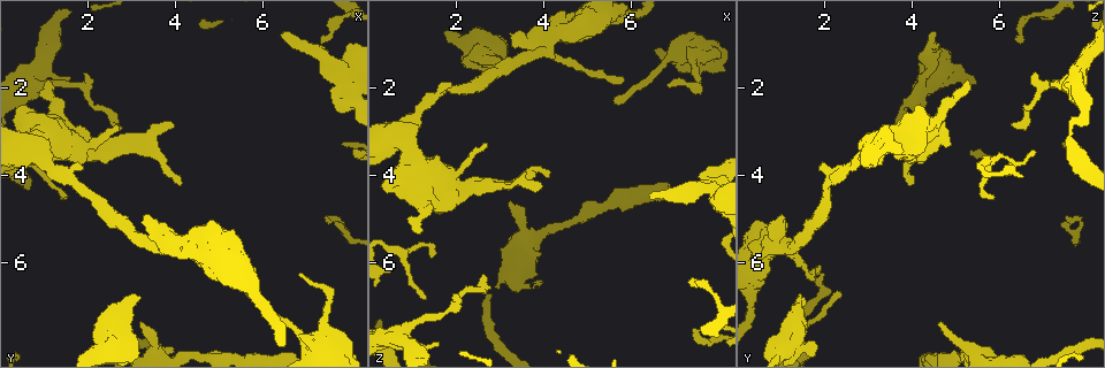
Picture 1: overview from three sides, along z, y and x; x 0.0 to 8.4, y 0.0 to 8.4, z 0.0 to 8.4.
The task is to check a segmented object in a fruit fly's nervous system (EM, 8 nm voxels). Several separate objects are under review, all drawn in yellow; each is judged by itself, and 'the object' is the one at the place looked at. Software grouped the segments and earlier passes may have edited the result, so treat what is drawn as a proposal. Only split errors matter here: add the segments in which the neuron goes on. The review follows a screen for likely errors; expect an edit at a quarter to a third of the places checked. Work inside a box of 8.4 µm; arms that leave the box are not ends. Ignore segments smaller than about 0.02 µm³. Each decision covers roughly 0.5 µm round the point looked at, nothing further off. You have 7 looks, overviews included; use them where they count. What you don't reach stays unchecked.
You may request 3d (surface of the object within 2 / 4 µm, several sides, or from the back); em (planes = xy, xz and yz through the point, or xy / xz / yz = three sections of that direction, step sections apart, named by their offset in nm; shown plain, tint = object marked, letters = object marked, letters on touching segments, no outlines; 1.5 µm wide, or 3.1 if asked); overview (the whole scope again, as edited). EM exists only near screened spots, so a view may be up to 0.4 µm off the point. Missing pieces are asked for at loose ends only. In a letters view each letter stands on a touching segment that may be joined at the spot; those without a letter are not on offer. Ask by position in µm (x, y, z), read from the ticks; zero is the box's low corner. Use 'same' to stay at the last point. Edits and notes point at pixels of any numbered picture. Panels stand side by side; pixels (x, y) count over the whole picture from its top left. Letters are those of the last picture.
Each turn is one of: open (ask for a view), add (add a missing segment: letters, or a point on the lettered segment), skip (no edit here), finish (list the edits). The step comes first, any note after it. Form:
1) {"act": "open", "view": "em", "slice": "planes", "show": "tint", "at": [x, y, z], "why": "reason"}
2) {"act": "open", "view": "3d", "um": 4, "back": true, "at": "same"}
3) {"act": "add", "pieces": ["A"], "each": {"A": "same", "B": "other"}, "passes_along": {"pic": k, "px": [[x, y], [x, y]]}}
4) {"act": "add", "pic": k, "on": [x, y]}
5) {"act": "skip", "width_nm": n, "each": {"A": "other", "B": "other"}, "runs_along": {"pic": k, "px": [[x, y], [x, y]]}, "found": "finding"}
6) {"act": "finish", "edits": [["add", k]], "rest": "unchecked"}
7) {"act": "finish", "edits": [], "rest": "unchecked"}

{"act": "open", "view": "em", "slice": "xz", "step": 4, "show": "letters", "at": [3.20, 6.80, 1.40], "why": "branch stops here"}

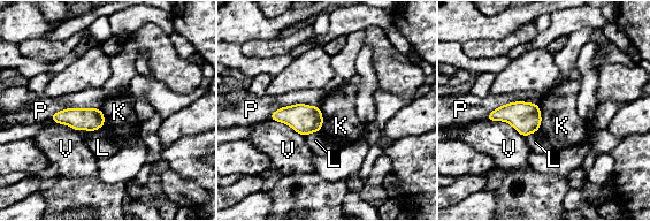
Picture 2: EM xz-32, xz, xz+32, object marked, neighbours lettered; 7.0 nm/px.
{"act": "skip", "each": {"K": "other", "L": "other", "P": "other", "V": "other"}, "border": {"pic": 2, "px": [[538, 105], [541, 122], [536, 130]]}, "found": "none of them fits"}

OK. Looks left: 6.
{"act": "open", "view": "3d", "um": 2, "back": true, "at": [5.25, 5.20, 0.75], "why": "free end"}

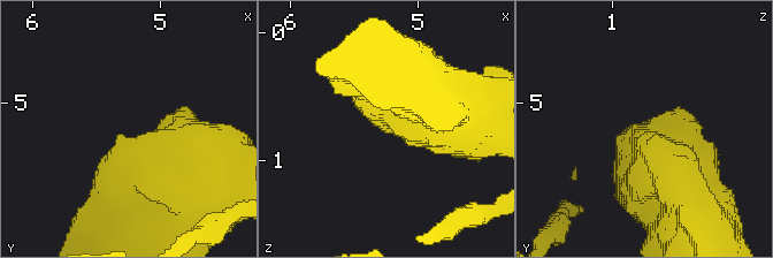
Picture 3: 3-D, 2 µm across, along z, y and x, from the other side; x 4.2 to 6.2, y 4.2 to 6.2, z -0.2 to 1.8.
{"act": "open", "view": "em", "slice": "xz", "step": 4, "show": "tint", "at": [5.26, 5.26, 0.68]}

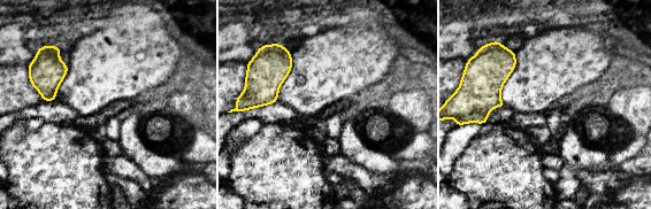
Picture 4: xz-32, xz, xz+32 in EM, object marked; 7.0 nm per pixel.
{"act": "open", "view": "em", "slice": "xz", "step": 4, "show": "letters", "at": "same"}

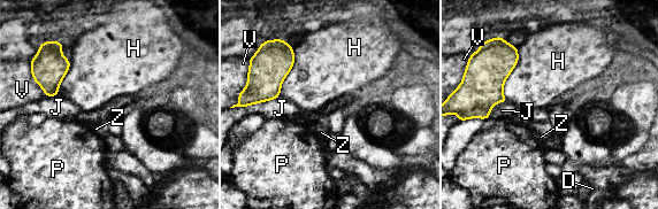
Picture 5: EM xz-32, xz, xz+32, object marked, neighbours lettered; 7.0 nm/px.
{"act": "skip", "each": {"D": "other", "H": "other", "J": "other", "P": "other", "V": "other", "Z": "other"}, "border": {"pic": 5, "px": [[518, 47], [506, 100]]}, "found": "no lettered segment goes on from it"}

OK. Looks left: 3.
{"act": "open", "view": "em", "slice": "planes", "show": "letters", "at": [4.10, 4.25, 4.05], "why": "tapers out"}

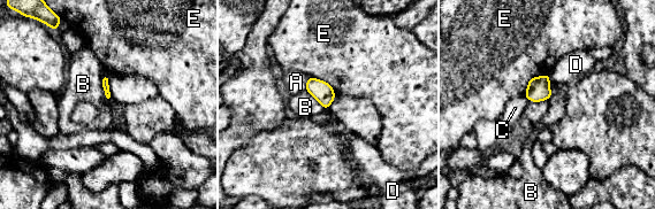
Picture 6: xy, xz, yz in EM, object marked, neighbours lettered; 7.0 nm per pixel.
{"act": "skip", "longest_contact_nm": ["E", 220], "each": {"A": "other", "B": "other", "C": "other", "D": "other", "E": "other"}, "border": {"pic": 6, "px": [[103, 75], [101, 87], [108, 99]]}, "found": "no lettered segment goes on from it"}

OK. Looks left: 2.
{"act": "finish", "edits": [], "rest": "unchecked"}

